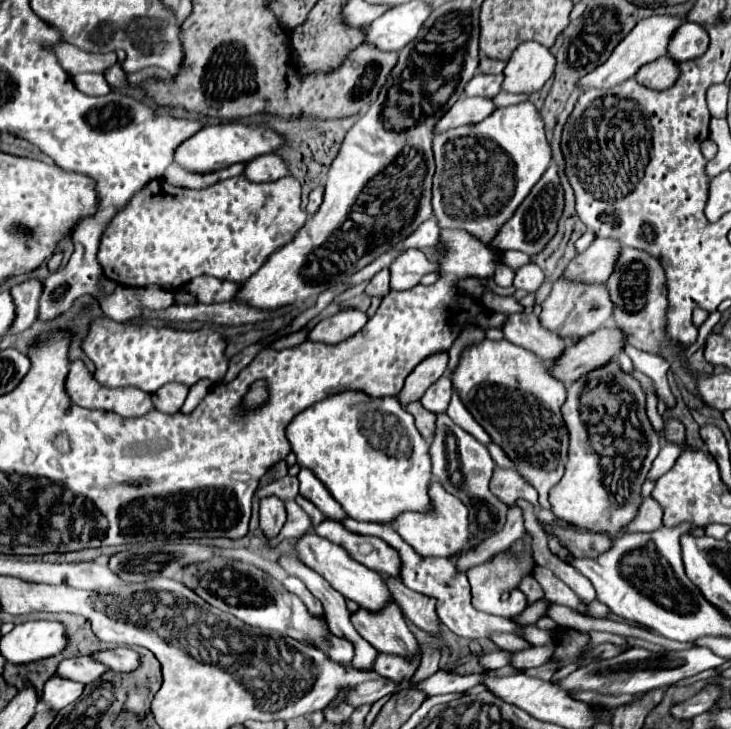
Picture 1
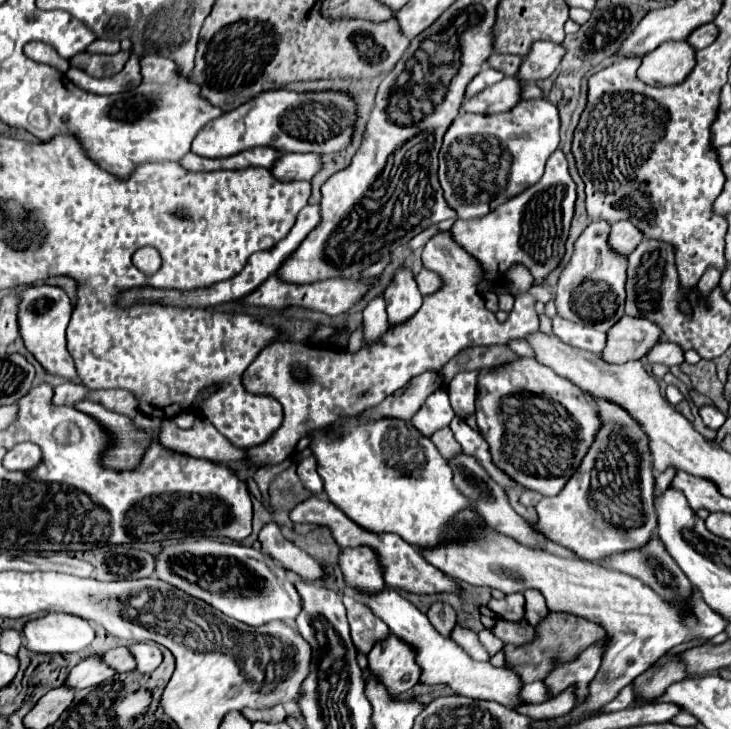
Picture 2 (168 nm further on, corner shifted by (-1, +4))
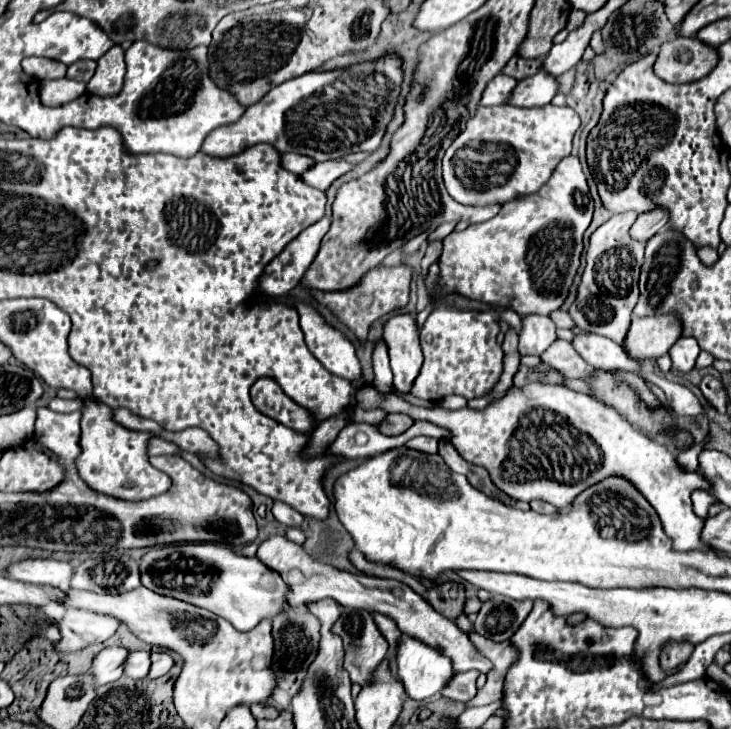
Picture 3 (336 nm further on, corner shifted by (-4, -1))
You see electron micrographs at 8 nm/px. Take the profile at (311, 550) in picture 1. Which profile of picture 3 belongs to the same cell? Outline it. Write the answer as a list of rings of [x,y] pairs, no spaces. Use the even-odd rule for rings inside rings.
[[[402,635],[398,641],[398,651],[396,651],[396,667],[398,667],[398,677],[406,685],[406,693],[414,701],[424,701],[432,695],[438,695],[454,677],[454,667],[452,659],[442,655],[438,649],[422,643],[416,637]]]

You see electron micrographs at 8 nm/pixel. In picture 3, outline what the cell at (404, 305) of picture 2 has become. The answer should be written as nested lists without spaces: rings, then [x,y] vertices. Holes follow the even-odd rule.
[[[412,313],[394,315],[384,323],[384,341],[388,345],[394,387],[402,393],[410,391],[410,385],[422,367],[418,333],[420,329],[416,323],[416,315]]]

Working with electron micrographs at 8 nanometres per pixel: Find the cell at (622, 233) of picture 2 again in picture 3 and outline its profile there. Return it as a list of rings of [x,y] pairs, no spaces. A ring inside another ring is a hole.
[[[642,213],[630,227],[630,237],[634,241],[646,243],[650,237],[654,237],[662,227],[666,225],[666,213]]]

